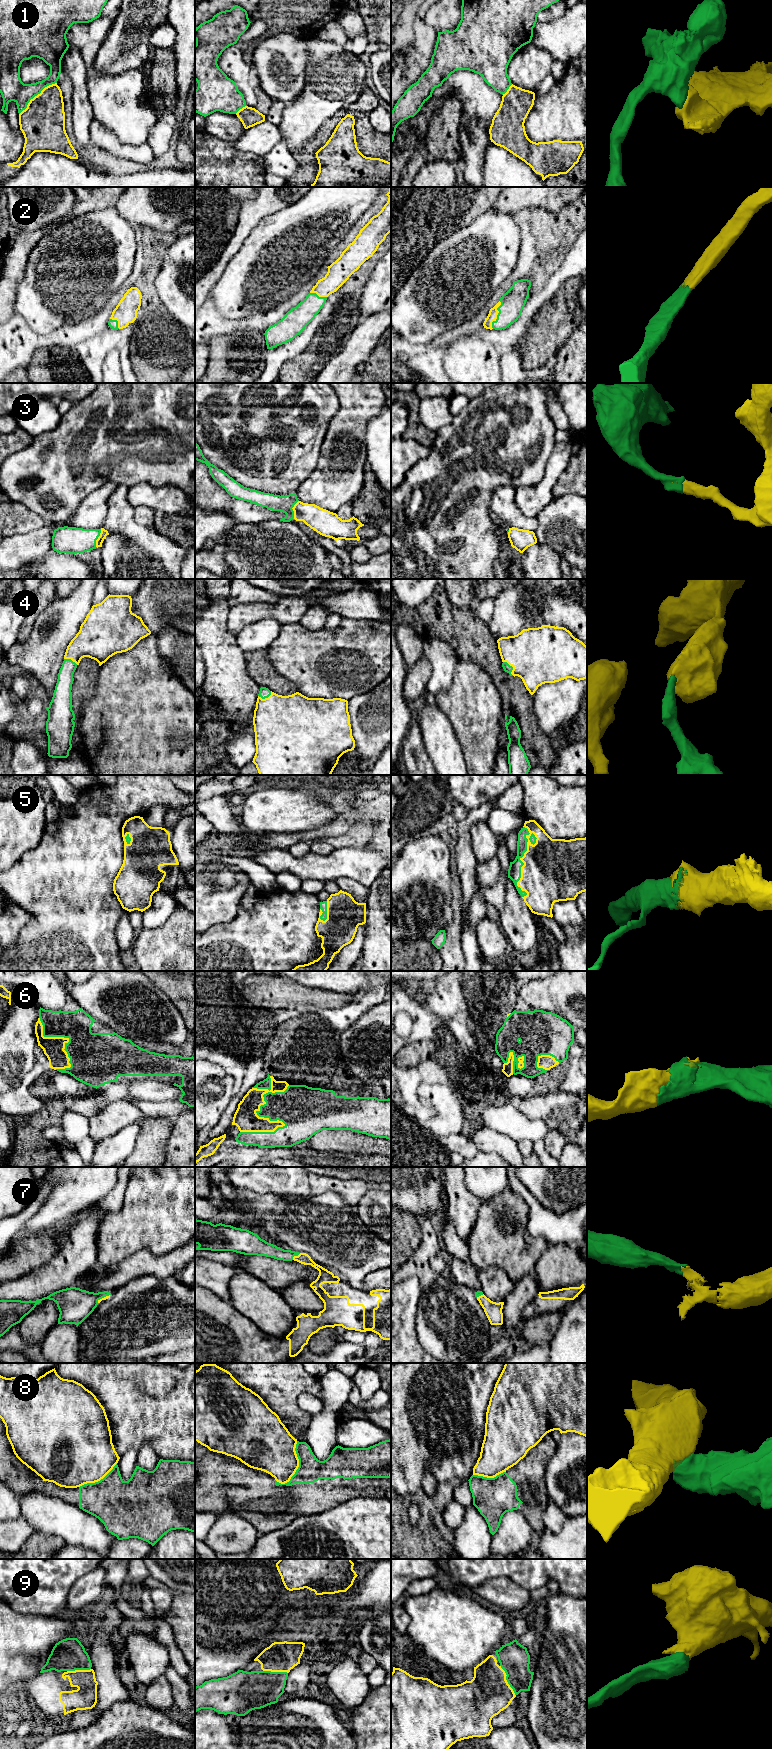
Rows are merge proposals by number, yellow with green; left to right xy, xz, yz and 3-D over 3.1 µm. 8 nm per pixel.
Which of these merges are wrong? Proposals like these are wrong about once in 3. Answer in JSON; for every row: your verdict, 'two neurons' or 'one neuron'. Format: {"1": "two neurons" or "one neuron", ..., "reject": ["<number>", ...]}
{"1": "two neurons", "2": "one neuron", "3": "one neuron", "4": "one neuron", "5": "one neuron", "6": "one neuron", "7": "one neuron", "8": "two neurons", "9": "one neuron", "reject": ["1", "8"]}

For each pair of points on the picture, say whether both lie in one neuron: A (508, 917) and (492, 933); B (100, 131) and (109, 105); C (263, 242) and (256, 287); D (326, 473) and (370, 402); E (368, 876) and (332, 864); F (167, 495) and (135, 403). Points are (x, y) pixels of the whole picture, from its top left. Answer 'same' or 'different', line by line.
A: different
B: different
C: same
D: same
E: same
F: different

